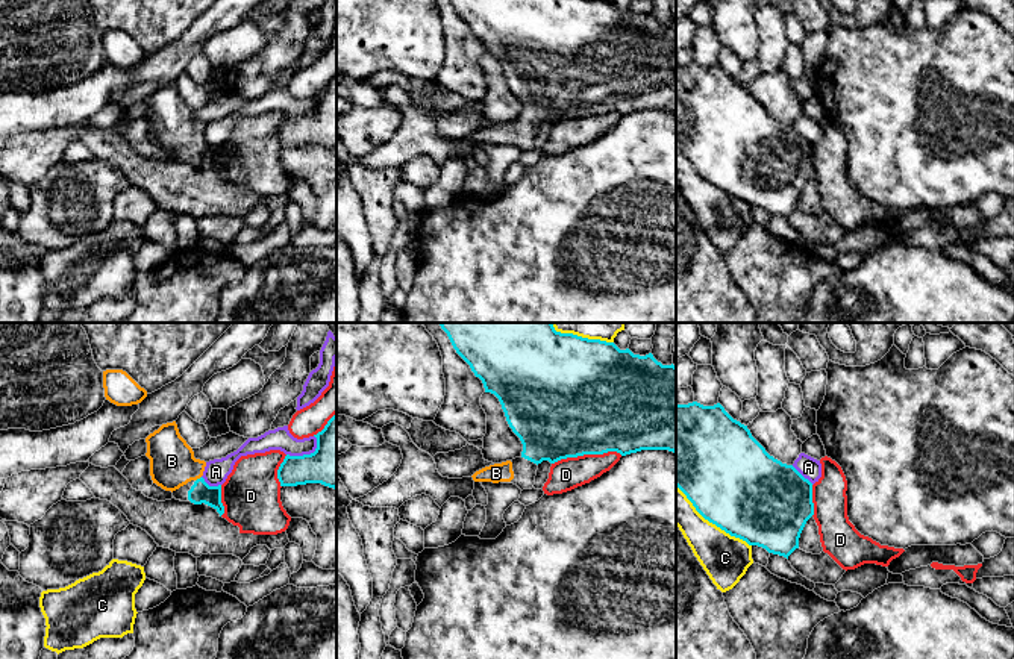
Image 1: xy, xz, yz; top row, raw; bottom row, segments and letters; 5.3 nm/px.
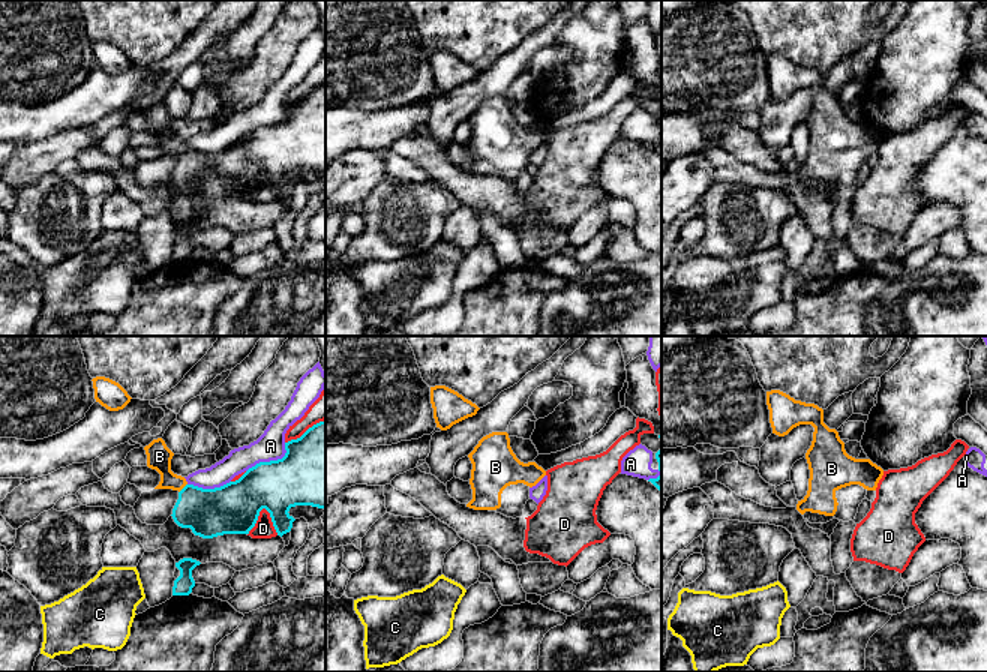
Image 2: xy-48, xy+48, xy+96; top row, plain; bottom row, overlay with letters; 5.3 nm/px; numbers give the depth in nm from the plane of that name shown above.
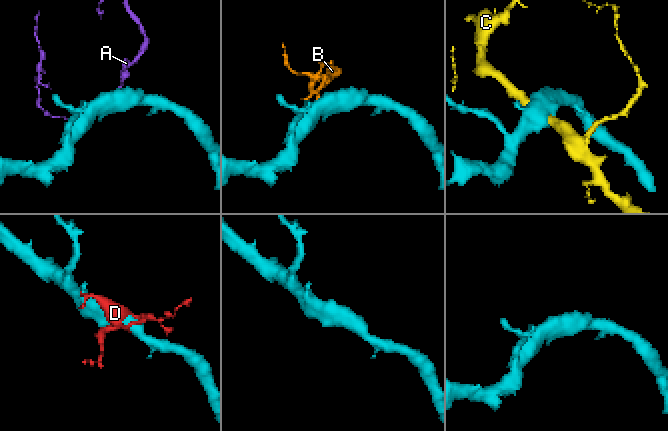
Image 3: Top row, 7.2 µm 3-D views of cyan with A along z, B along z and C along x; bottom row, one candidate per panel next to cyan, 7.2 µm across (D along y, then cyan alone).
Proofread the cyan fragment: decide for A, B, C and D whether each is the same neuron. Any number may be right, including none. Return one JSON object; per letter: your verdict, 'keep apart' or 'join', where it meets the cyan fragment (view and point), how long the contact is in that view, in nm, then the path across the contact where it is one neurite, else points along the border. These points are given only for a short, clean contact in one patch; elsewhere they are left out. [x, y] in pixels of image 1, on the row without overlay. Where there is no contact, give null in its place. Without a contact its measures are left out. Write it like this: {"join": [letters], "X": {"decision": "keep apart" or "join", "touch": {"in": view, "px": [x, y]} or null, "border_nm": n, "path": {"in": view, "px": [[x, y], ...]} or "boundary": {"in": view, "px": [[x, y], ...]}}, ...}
{"join": ["B"], "A": {"decision": "keep apart", "touch": {"in": "xy", "px": [306, 115]}, "border_nm": 190}, "B": {"decision": "join", "touch": {"in": "xy", "px": [197, 140]}, "border_nm": 40, "path": {"in": "xy", "px": [[200, 152], [197, 140], [172, 121]]}}, "C": {"decision": "keep apart", "touch": {"in": "yz", "px": [711, 182]}, "border_nm": 500}, "D": {"decision": "keep apart", "touch": {"in": "xz", "px": [587, 114]}, "border_nm": 380}}

